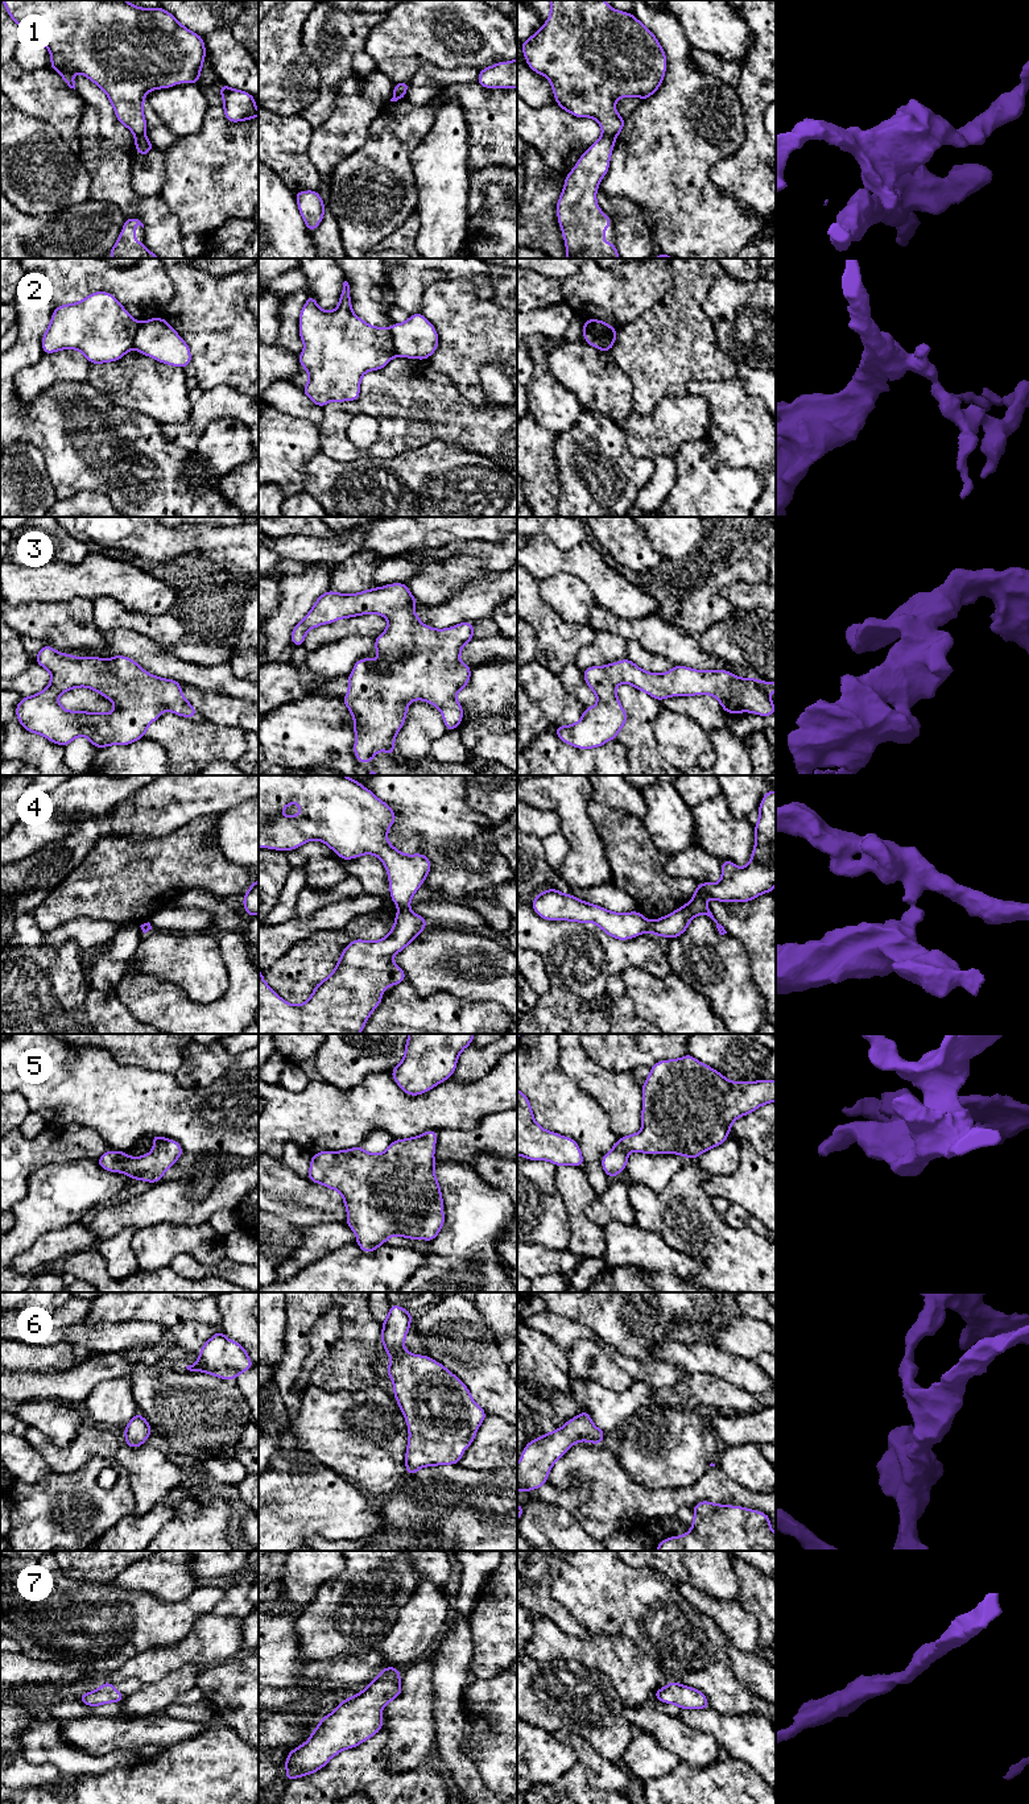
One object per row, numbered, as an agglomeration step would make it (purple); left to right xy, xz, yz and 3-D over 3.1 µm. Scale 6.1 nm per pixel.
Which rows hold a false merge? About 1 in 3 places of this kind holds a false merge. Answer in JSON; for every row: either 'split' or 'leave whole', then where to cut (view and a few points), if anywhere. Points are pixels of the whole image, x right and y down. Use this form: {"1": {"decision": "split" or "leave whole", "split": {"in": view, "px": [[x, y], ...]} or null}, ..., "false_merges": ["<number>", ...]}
{"1": {"decision": "split", "split": {"in": "yz", "px": [[603, 132], [615, 137]]}}, "2": {"decision": "split", "split": {"in": "yz", "px": [[585, 331], [592, 331], [607, 338], [608, 350]]}}, "3": {"decision": "leave whole", "split": null}, "4": {"decision": "split", "split": {"in": "xz", "px": [[408, 907], [400, 910]]}}, "5": {"decision": "leave whole", "split": null}, "6": {"decision": "leave whole", "split": null}, "7": {"decision": "leave whole", "split": null}, "false_merges": ["1", "2", "4"]}

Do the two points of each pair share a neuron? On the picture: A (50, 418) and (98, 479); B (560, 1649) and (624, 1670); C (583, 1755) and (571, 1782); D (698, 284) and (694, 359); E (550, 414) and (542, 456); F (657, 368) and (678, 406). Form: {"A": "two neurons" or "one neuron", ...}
{"A": "one neuron", "B": "one neuron", "C": "two neurons", "D": "one neuron", "E": "two neurons", "F": "two neurons"}

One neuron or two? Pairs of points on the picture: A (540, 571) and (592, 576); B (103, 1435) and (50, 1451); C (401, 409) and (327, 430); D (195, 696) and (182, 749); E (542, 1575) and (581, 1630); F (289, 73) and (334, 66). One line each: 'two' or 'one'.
A: one
B: one
C: one
D: two
E: one
F: two

